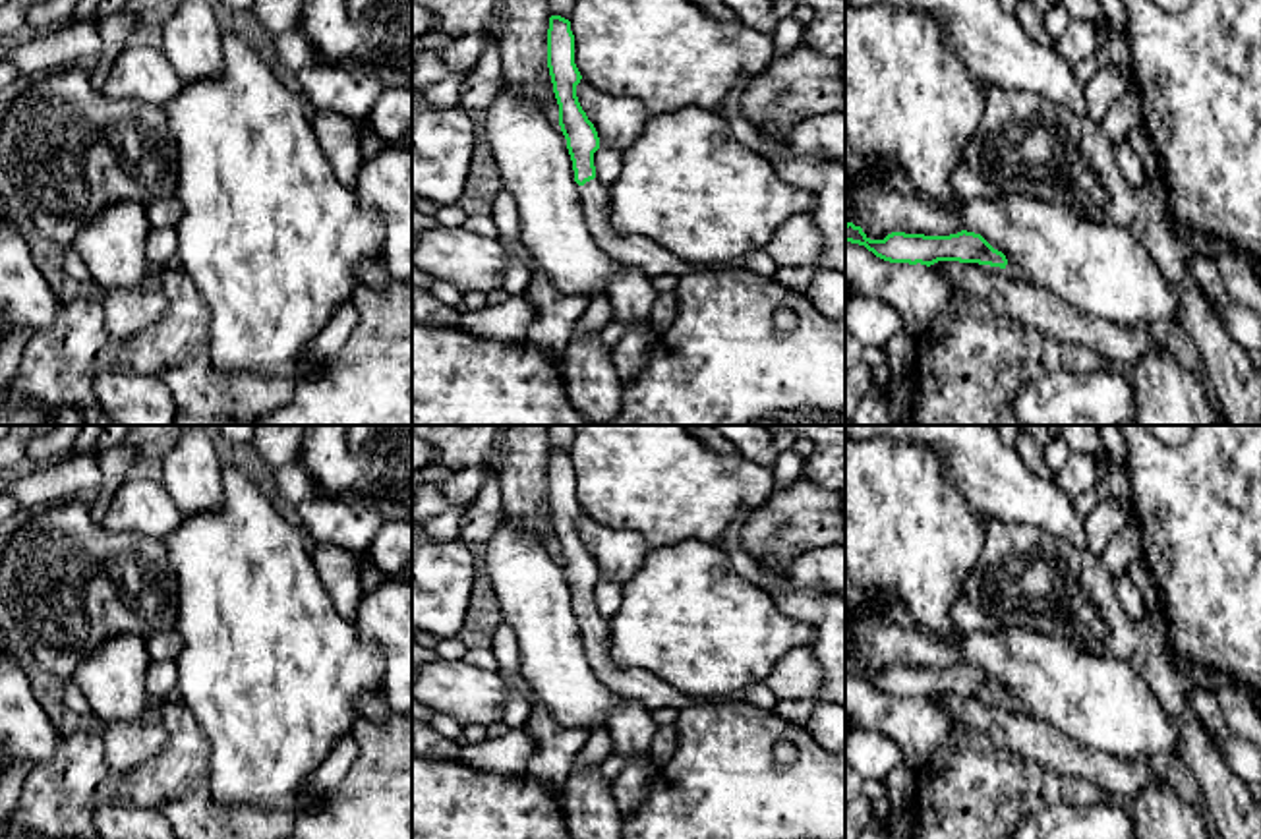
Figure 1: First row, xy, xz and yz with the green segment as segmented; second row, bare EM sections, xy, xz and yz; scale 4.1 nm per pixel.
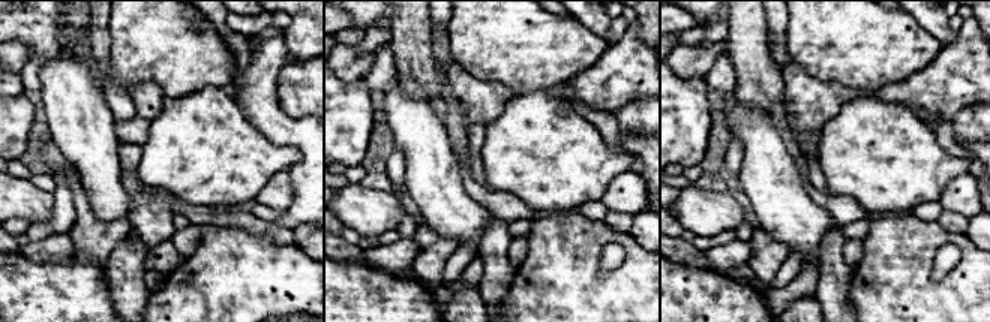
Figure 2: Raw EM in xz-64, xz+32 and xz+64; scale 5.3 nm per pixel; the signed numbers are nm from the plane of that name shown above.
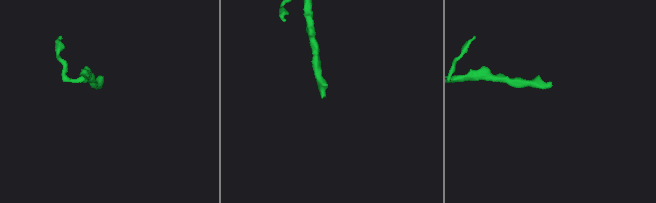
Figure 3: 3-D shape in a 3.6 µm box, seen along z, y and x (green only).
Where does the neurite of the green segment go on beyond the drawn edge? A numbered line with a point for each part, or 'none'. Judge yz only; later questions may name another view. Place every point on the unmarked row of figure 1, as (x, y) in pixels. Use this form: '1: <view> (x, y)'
none

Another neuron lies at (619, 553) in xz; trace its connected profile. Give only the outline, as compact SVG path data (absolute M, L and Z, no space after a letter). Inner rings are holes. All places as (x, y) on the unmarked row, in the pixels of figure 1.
M584 512L576 518L576 530L598 564L601 582L627 584L636 576L652 549L644 535L630 530L598 526Z

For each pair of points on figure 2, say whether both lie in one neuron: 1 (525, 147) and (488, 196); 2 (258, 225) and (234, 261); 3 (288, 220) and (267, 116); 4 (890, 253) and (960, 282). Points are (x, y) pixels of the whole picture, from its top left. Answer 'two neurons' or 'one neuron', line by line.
1: two neurons
2: two neurons
3: one neuron
4: one neuron

